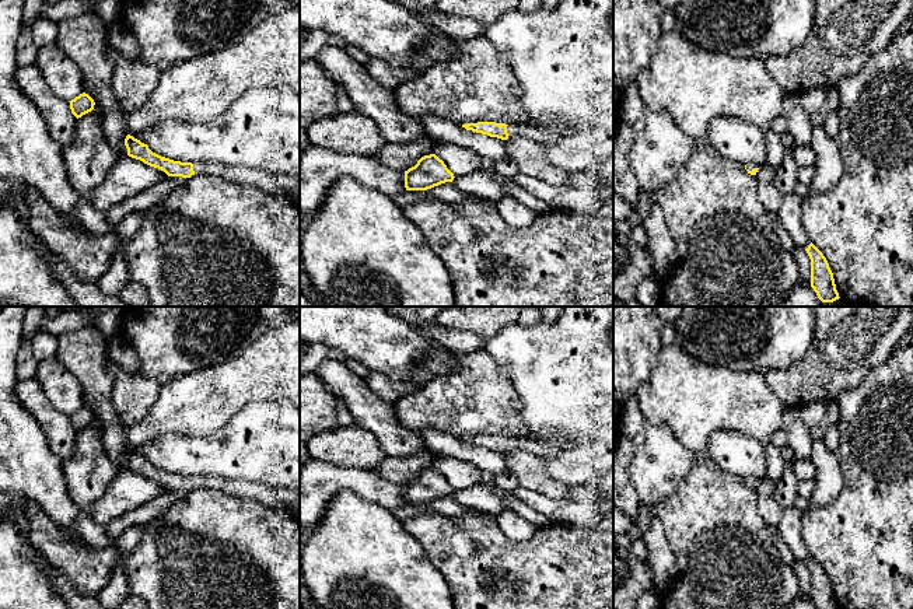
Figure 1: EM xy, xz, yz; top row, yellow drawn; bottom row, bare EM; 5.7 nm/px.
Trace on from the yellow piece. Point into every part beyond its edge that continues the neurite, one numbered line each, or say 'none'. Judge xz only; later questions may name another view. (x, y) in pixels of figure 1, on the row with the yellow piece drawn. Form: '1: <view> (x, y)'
1: xz (545, 136)

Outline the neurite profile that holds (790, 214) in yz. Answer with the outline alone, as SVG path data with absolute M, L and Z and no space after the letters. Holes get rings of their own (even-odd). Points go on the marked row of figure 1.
M795 192L786 195L784 203L776 218L781 223L783 228L791 237L794 244L807 249L811 244L811 239L802 225L802 203L804 197Z

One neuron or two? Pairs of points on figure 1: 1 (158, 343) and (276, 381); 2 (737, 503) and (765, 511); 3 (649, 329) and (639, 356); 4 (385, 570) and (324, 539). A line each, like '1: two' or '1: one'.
1: two
2: two
3: one
4: one

